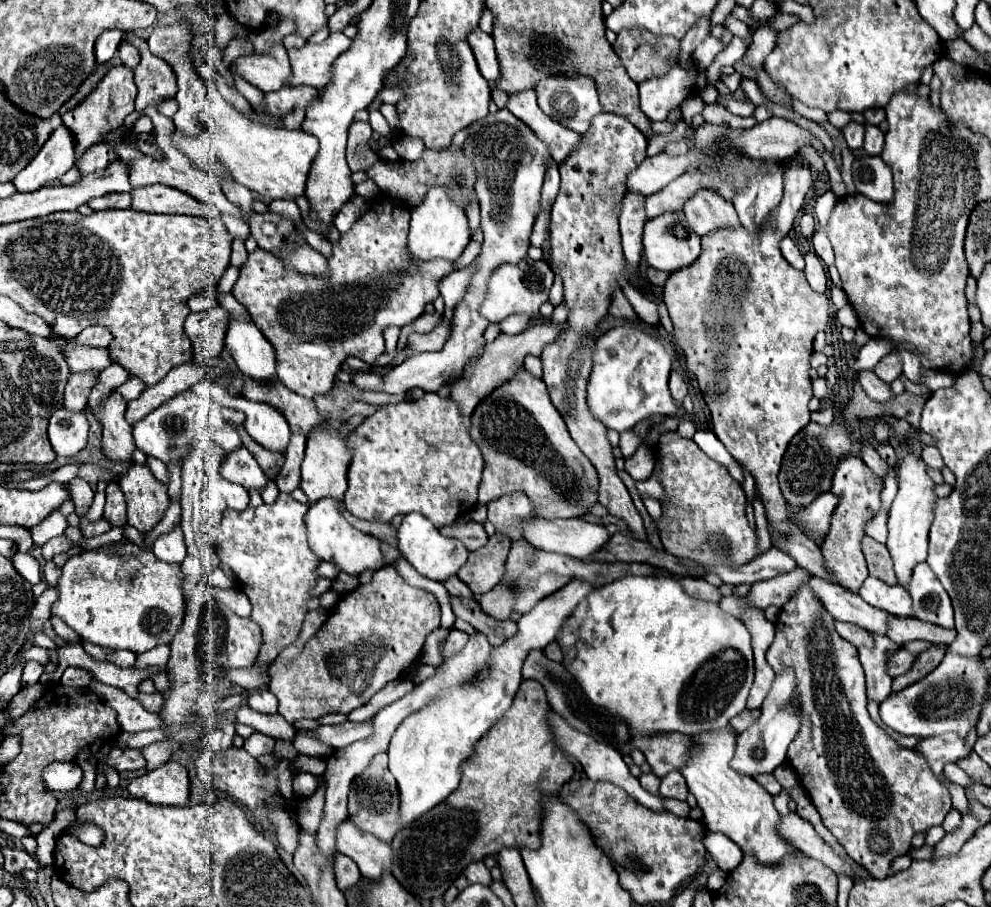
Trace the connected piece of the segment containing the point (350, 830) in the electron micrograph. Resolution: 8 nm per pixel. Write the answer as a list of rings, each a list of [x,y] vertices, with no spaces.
[[[349,819],[337,829],[337,851],[351,857],[367,881],[377,881],[385,873],[391,873],[391,845],[375,839],[371,833],[363,833]]]

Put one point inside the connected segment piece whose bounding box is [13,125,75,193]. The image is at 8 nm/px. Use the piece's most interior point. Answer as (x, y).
(57, 155)

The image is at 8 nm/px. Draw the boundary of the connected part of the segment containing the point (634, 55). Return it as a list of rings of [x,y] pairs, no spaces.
[[[639,27],[623,29],[613,43],[617,57],[635,83],[665,75],[677,61],[679,39],[669,35],[651,35]]]

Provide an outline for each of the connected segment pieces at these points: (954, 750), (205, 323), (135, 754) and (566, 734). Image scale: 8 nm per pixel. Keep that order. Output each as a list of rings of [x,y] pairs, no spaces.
[[[955,733],[923,739],[915,749],[925,755],[925,759],[931,763],[931,769],[939,781],[943,781],[943,767],[947,763],[957,763],[959,759],[973,753],[973,747],[967,745],[965,739]]]
[[[215,305],[203,313],[191,313],[185,319],[185,333],[193,345],[191,363],[205,365],[209,359],[221,355],[227,317],[227,311]]]
[[[112,747],[107,759],[105,759],[105,763],[109,763],[117,771],[135,771],[135,769],[145,767],[145,759],[139,753],[139,749]]]
[[[555,713],[549,715],[549,723],[551,723],[553,735],[555,735],[559,747],[561,747],[563,751],[567,751],[567,753],[571,753],[571,755],[577,757],[577,761],[579,761],[579,763],[583,765],[583,769],[587,771],[589,779],[593,779],[593,781],[611,781],[611,783],[623,787],[635,801],[639,801],[641,805],[649,807],[651,811],[667,811],[665,805],[663,805],[663,799],[661,799],[659,795],[653,795],[653,793],[645,791],[645,789],[639,785],[637,777],[633,777],[633,775],[629,773],[629,767],[625,765],[625,761],[621,759],[621,753],[619,753],[617,749],[607,747],[607,745],[603,745],[603,743],[597,743],[597,741],[593,741],[589,735],[583,735],[583,733],[571,729],[571,727],[569,727],[559,715],[555,715]]]

